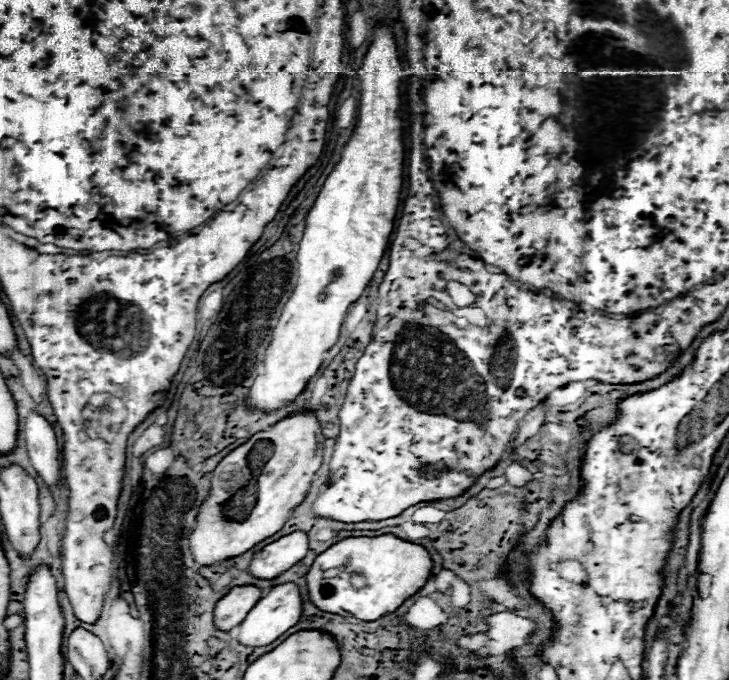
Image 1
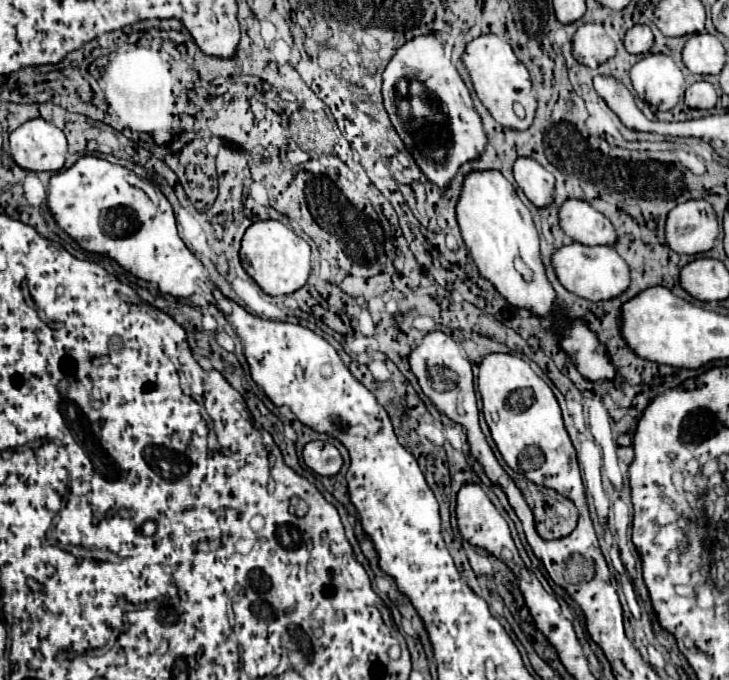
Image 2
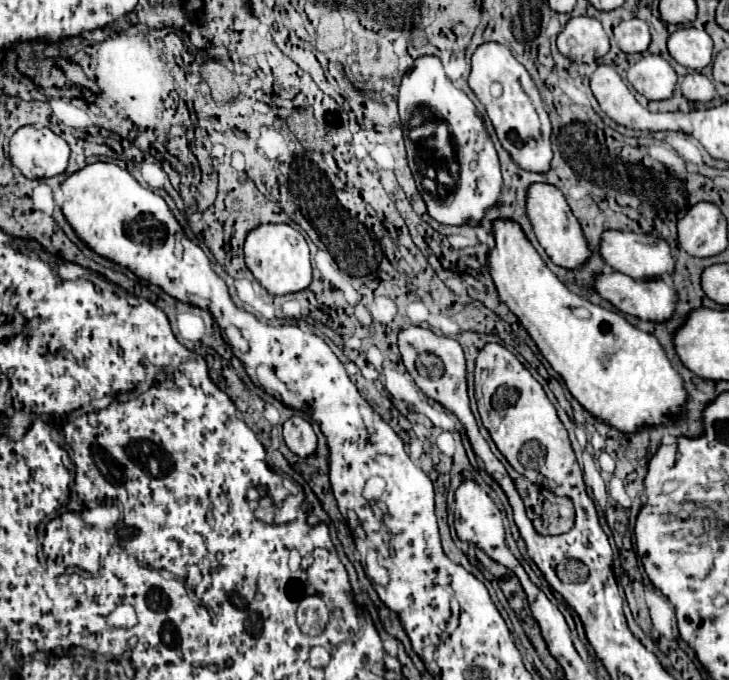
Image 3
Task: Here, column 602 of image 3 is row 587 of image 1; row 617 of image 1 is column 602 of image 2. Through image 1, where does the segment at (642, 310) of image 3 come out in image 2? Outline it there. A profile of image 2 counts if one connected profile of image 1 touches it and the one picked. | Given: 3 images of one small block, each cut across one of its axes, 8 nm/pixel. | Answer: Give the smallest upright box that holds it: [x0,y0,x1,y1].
[552,244,630,302]

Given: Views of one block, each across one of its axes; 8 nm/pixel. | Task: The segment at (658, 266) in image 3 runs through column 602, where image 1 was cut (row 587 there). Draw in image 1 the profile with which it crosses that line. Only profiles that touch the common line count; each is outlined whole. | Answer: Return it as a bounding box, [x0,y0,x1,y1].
[214,584,262,630]

